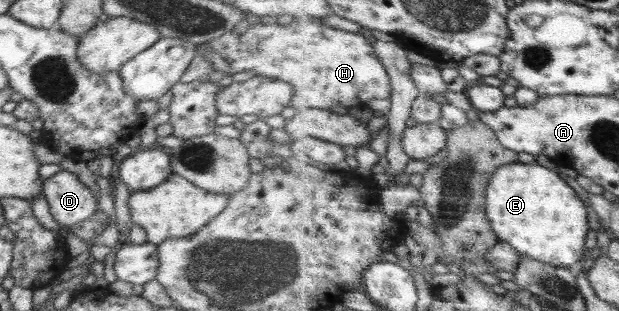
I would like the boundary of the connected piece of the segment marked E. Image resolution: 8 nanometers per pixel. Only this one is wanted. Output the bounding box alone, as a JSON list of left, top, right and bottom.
[487,162,590,267]

